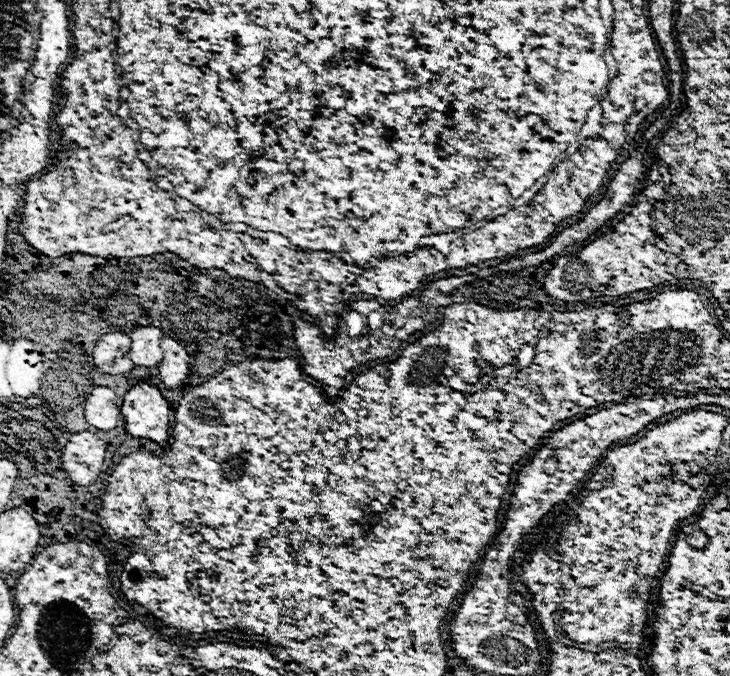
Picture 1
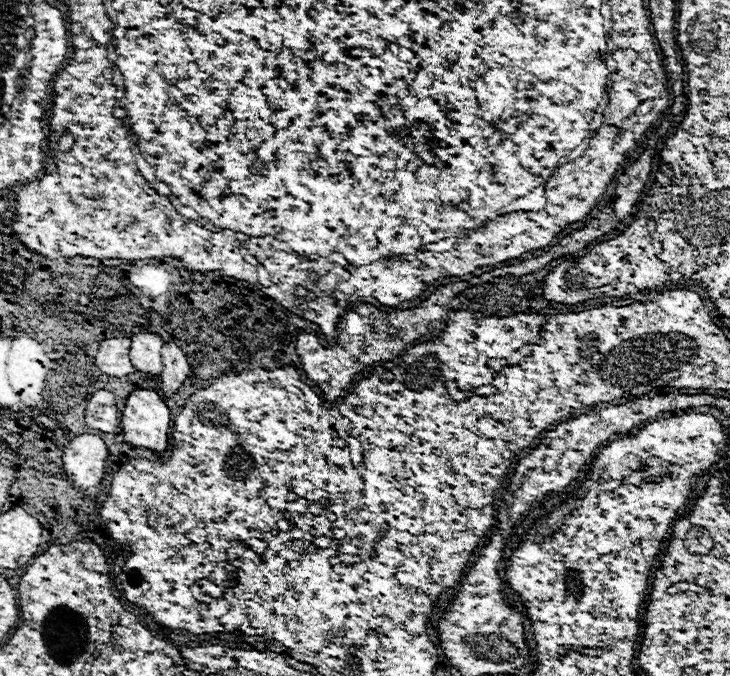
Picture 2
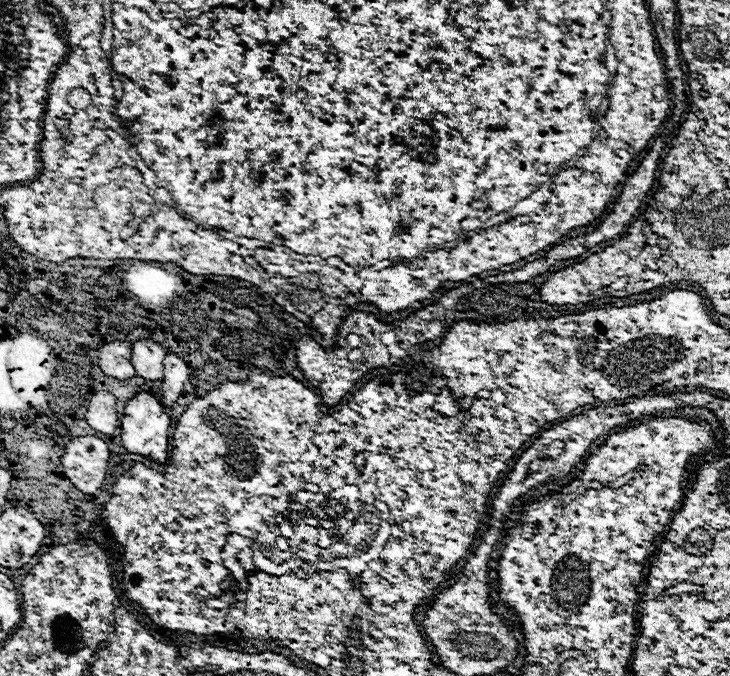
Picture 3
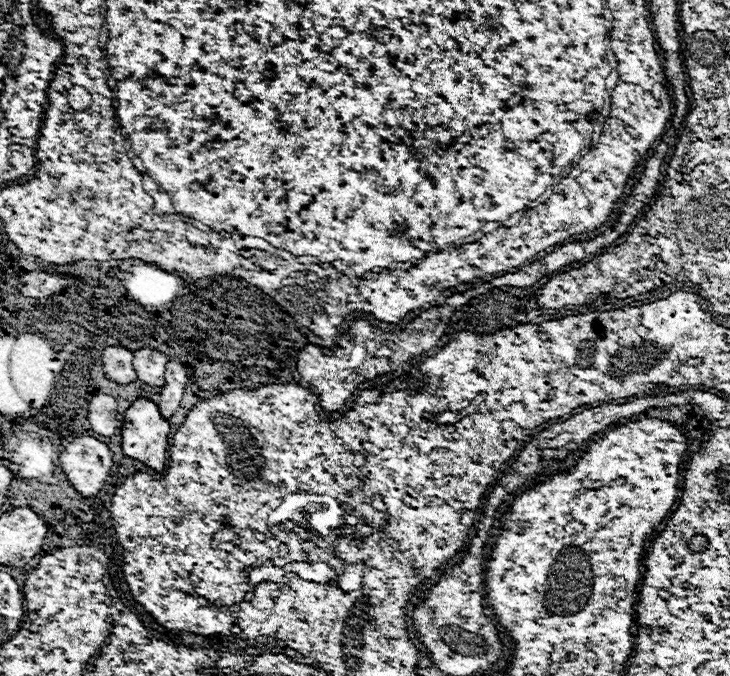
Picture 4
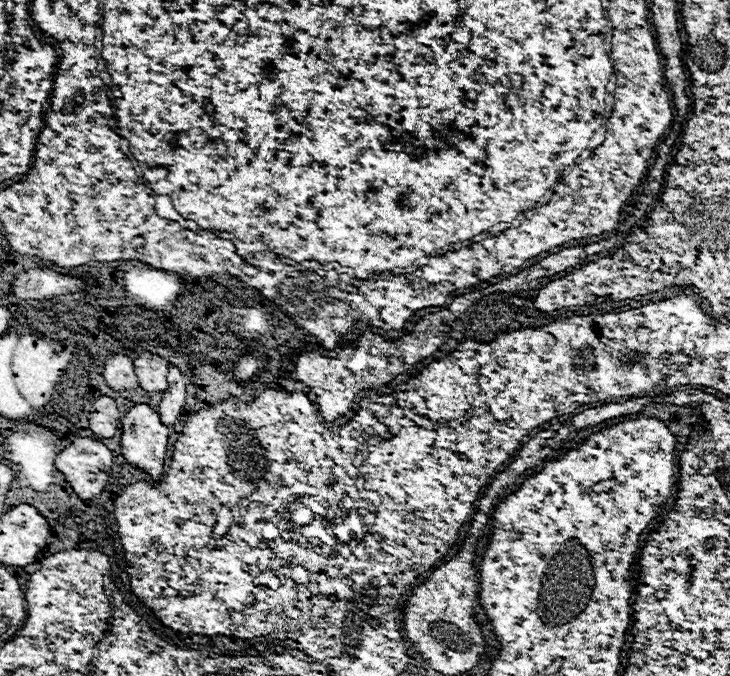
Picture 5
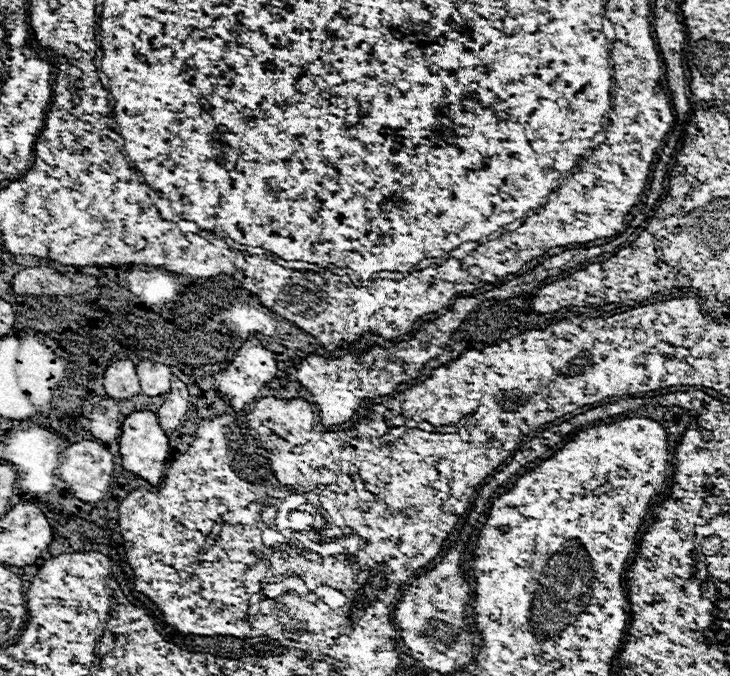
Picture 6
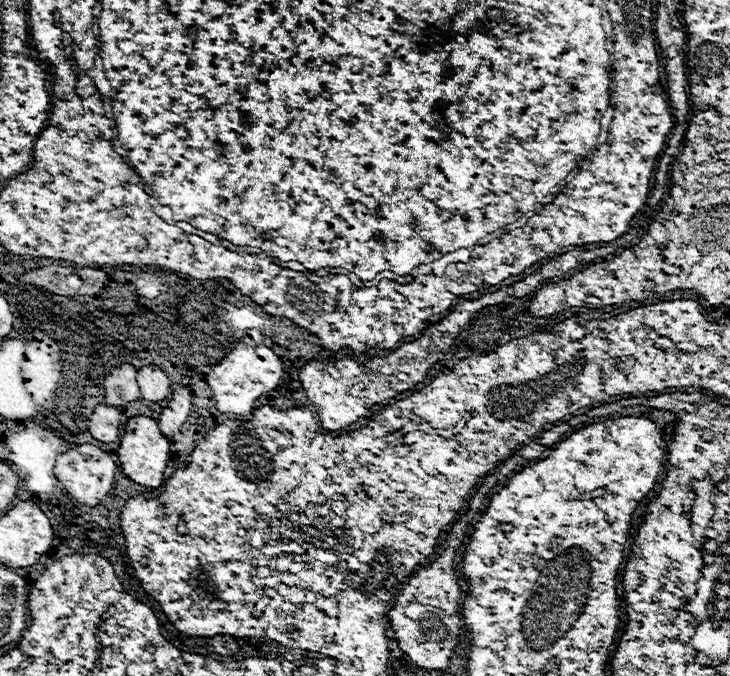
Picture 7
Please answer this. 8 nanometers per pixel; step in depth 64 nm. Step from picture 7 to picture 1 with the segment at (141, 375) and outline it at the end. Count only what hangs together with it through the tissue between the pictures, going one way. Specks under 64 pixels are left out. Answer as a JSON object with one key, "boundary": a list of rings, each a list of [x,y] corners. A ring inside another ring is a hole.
{"boundary":[[[142,326],[130,332],[130,358],[136,366],[144,368],[154,368],[162,360],[162,350],[160,350],[160,340],[162,332],[154,326]]]}

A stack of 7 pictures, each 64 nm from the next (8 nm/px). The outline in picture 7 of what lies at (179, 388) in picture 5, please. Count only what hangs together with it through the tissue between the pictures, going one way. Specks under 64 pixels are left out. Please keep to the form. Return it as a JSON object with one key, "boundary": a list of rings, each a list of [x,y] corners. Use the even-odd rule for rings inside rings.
{"boundary":[[[174,384],[168,406],[162,410],[162,414],[158,418],[162,434],[166,438],[176,436],[180,432],[182,424],[188,420],[190,410],[192,410],[192,394],[186,388],[182,388],[180,384]]]}

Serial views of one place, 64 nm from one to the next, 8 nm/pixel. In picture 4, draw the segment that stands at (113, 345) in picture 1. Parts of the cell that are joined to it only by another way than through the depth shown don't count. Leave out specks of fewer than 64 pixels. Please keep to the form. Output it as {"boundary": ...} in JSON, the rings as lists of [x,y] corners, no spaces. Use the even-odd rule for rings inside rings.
{"boundary":[[[108,346],[102,354],[102,368],[108,380],[118,384],[130,384],[136,380],[136,372],[132,368],[132,352],[120,346]]]}

